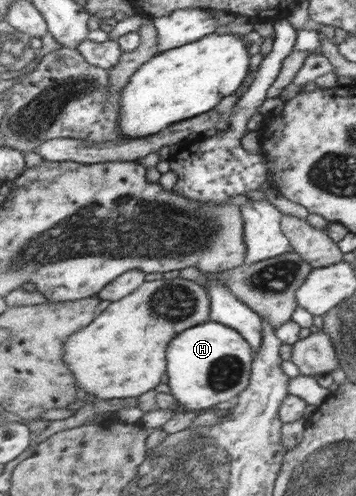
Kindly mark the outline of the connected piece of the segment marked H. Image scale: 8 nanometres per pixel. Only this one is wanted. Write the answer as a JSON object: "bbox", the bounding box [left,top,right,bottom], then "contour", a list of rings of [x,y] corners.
{"bbox":[166,322,254,410],"contour":[[[205,322],[180,333],[170,343],[167,350],[168,368],[166,371],[167,384],[170,387],[170,393],[179,403],[179,410],[209,409],[217,403],[237,398],[242,391],[249,387],[254,354],[254,347],[250,344],[250,341],[247,341],[246,337],[243,337],[242,333],[239,333],[239,330],[219,322]]]}

